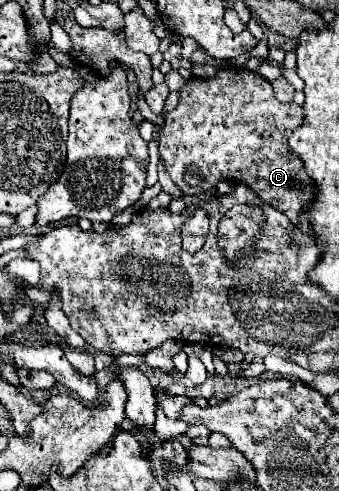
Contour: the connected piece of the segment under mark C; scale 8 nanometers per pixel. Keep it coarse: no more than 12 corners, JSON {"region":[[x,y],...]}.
{"region":[[240,65],[190,77],[160,131],[172,181],[248,185],[302,233],[304,109]]}

